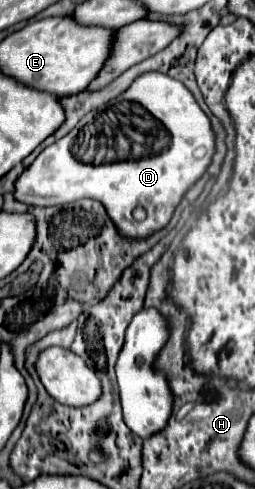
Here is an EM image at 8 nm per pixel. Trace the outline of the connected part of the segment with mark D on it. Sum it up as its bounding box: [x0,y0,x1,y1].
[16,72,216,240]

